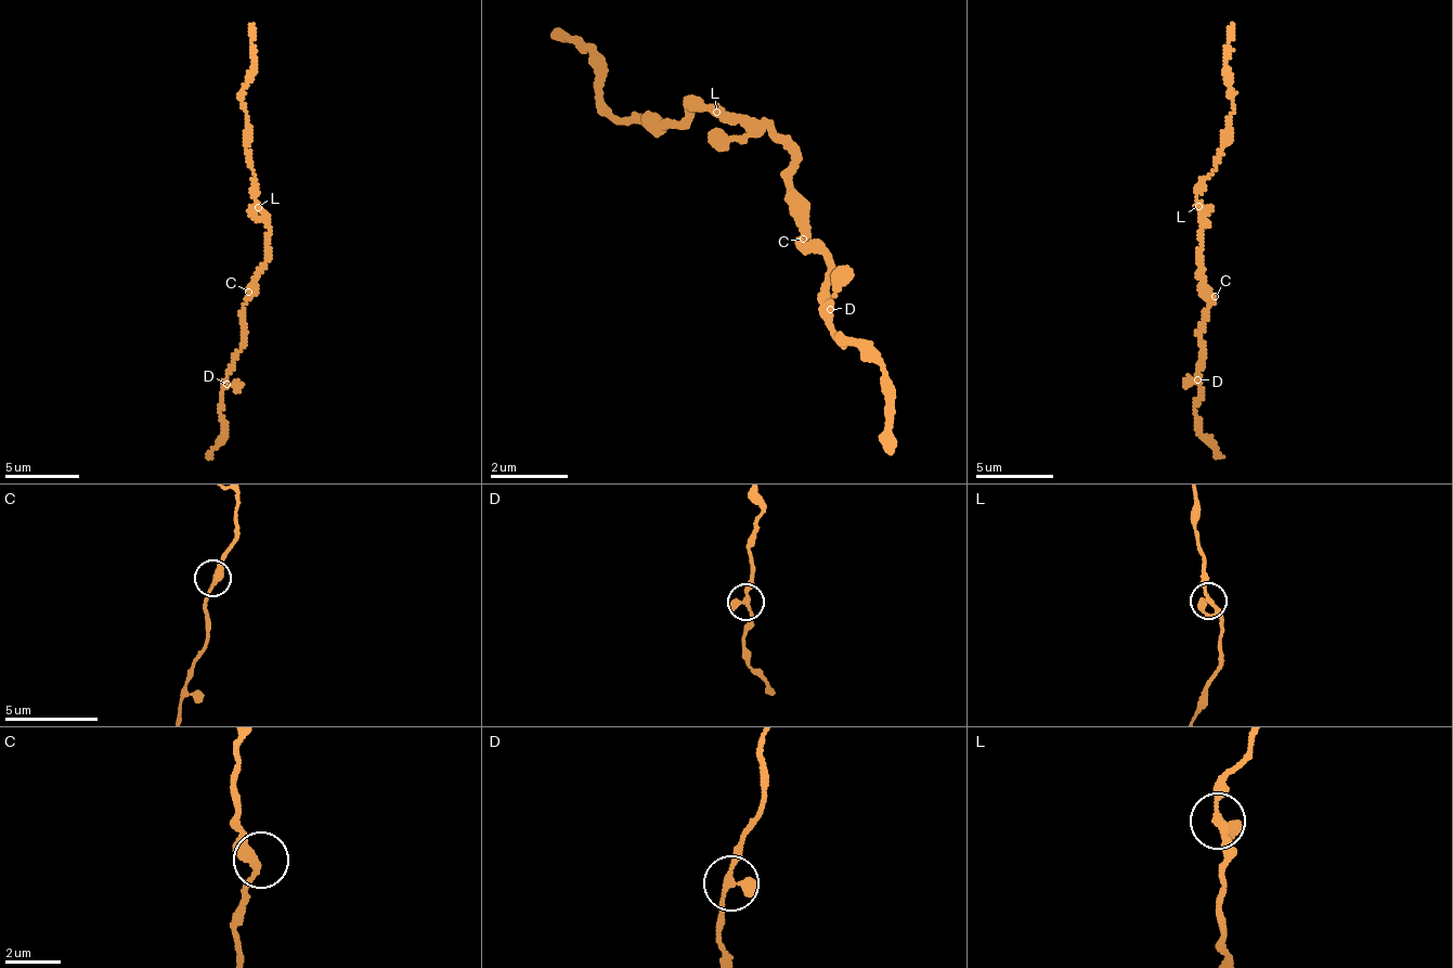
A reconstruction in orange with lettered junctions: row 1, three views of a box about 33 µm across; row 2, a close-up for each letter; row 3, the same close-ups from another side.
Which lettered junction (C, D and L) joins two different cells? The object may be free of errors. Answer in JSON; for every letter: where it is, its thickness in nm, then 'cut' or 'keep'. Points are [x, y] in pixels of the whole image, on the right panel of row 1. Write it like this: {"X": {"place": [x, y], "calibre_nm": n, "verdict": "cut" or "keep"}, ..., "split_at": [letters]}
{"C": {"place": [1215, 296], "calibre_nm": 280, "verdict": "keep"}, "D": {"place": [1197, 379], "calibre_nm": 280, "verdict": "keep"}, "L": {"place": [1198, 206], "calibre_nm": 280, "verdict": "keep"}, "split_at": []}

